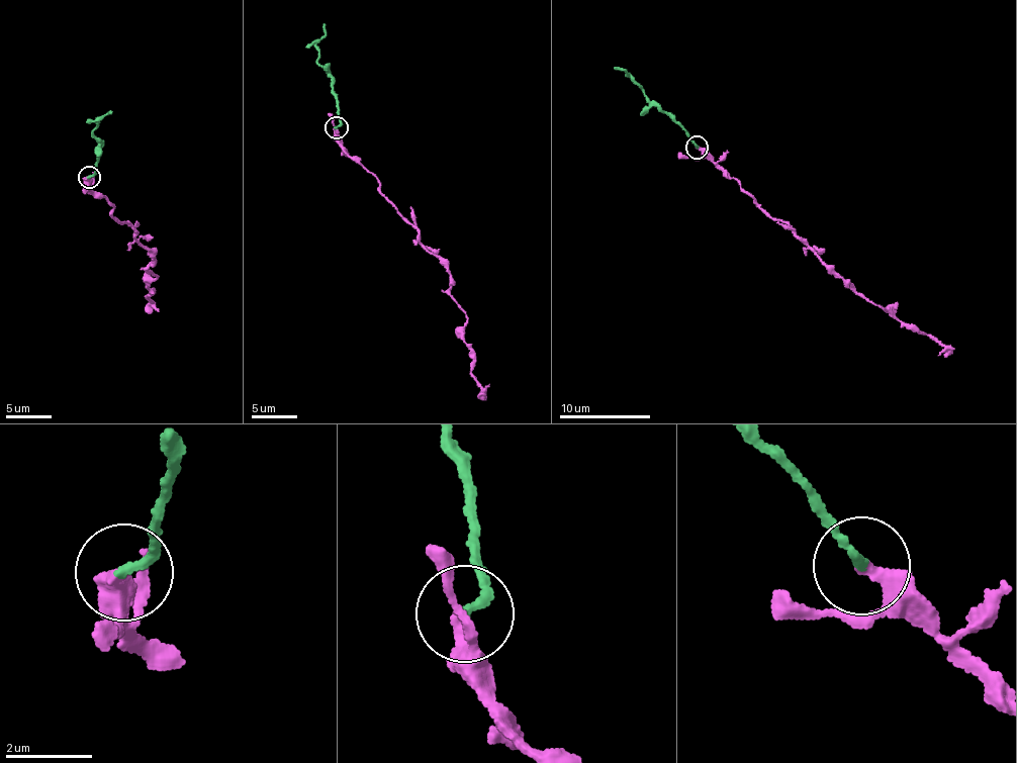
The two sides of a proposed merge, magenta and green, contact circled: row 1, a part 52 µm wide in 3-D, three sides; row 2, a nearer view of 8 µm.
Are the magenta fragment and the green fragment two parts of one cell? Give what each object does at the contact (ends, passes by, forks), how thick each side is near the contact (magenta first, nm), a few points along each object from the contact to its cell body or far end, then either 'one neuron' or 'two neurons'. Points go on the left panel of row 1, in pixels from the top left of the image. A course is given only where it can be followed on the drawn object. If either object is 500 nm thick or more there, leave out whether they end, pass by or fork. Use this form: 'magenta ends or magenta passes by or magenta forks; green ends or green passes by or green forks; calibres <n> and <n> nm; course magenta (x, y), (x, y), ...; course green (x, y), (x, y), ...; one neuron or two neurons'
magenta ends; green ends; calibres 380 and 240 nm; course magenta (88, 178), (85, 185), (113, 203), (111, 214), (155, 257), (147, 268), (157, 277), (148, 287), (148, 313); course green (88, 178), (93, 174), (101, 144), (93, 129), (97, 120), (112, 111); one neuron

